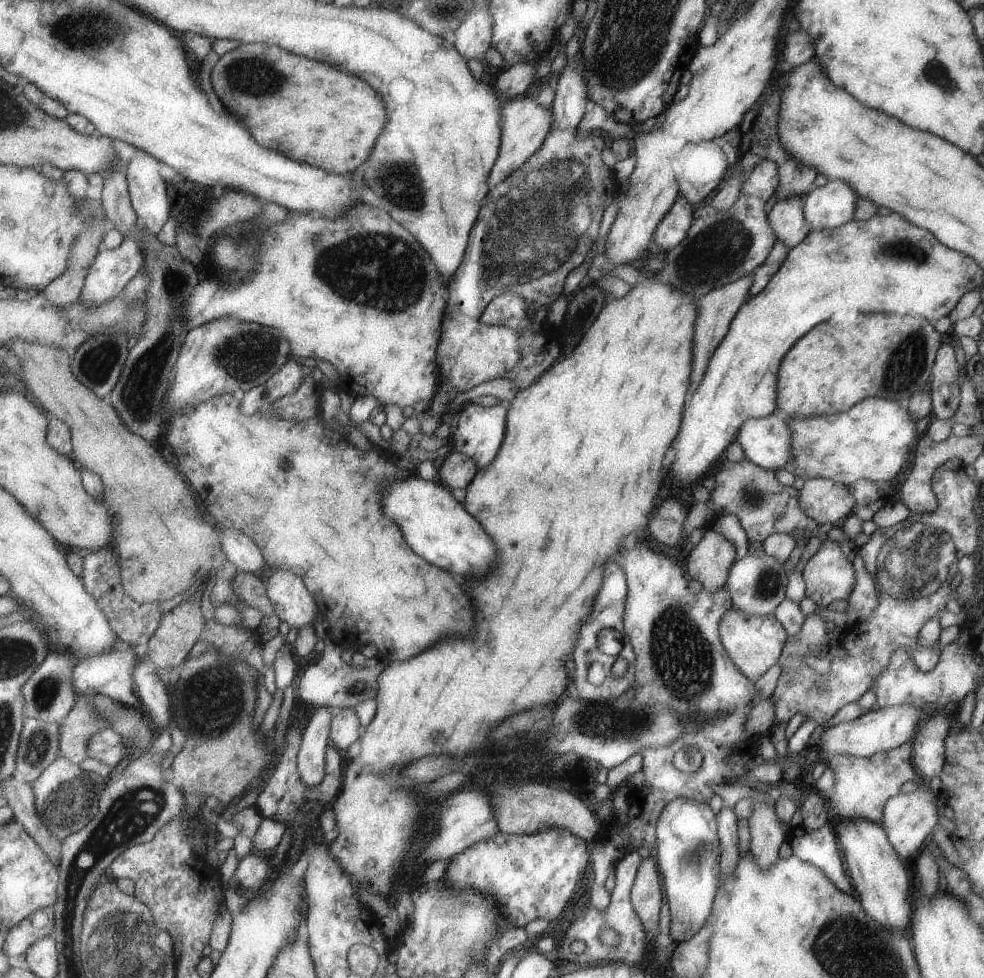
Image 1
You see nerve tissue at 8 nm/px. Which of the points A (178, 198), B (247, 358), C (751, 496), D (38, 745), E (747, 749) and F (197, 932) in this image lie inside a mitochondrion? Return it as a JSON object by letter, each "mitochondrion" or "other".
{"A":"other","B":"mitochondrion","C":"mitochondrion","D":"mitochondrion","E":"other","F":"other"}

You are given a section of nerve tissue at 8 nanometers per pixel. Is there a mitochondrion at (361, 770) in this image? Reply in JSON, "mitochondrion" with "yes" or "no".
{"mitochondrion":"no"}

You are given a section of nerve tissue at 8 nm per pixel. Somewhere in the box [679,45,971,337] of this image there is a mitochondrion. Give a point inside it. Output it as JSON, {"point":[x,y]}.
{"point":[932,70]}

